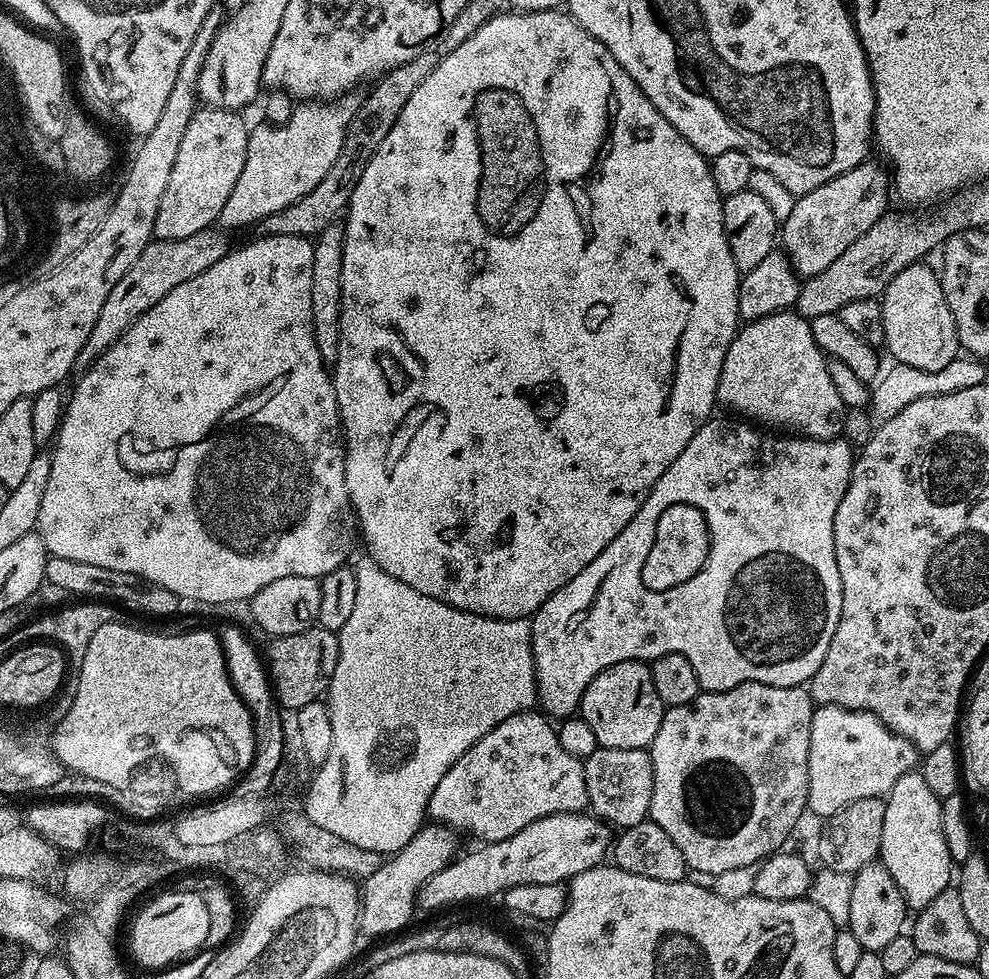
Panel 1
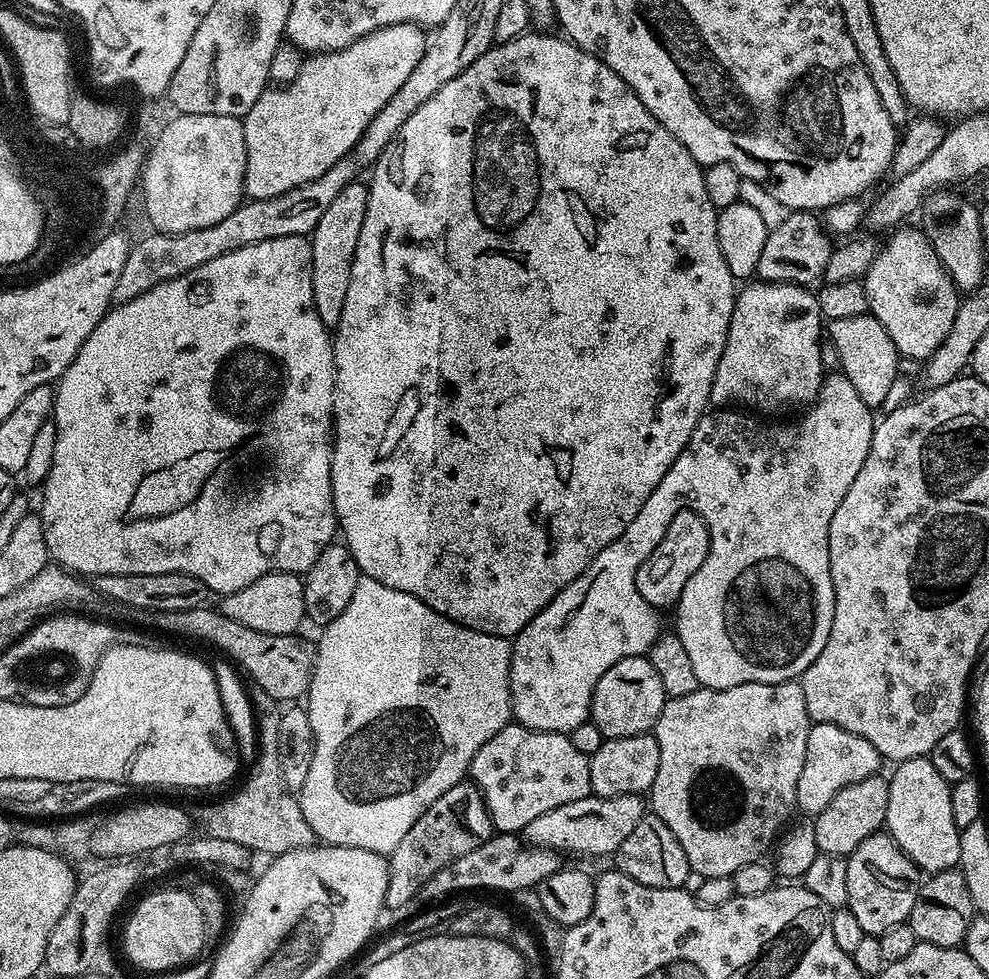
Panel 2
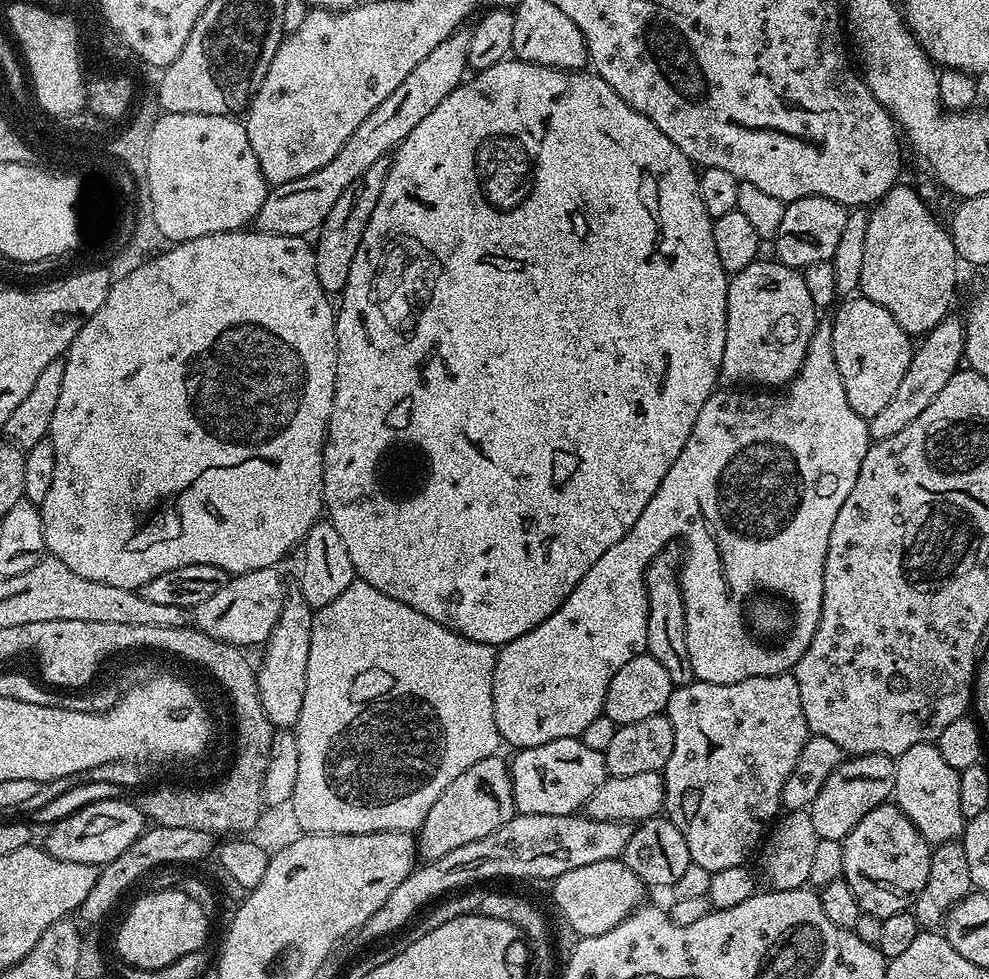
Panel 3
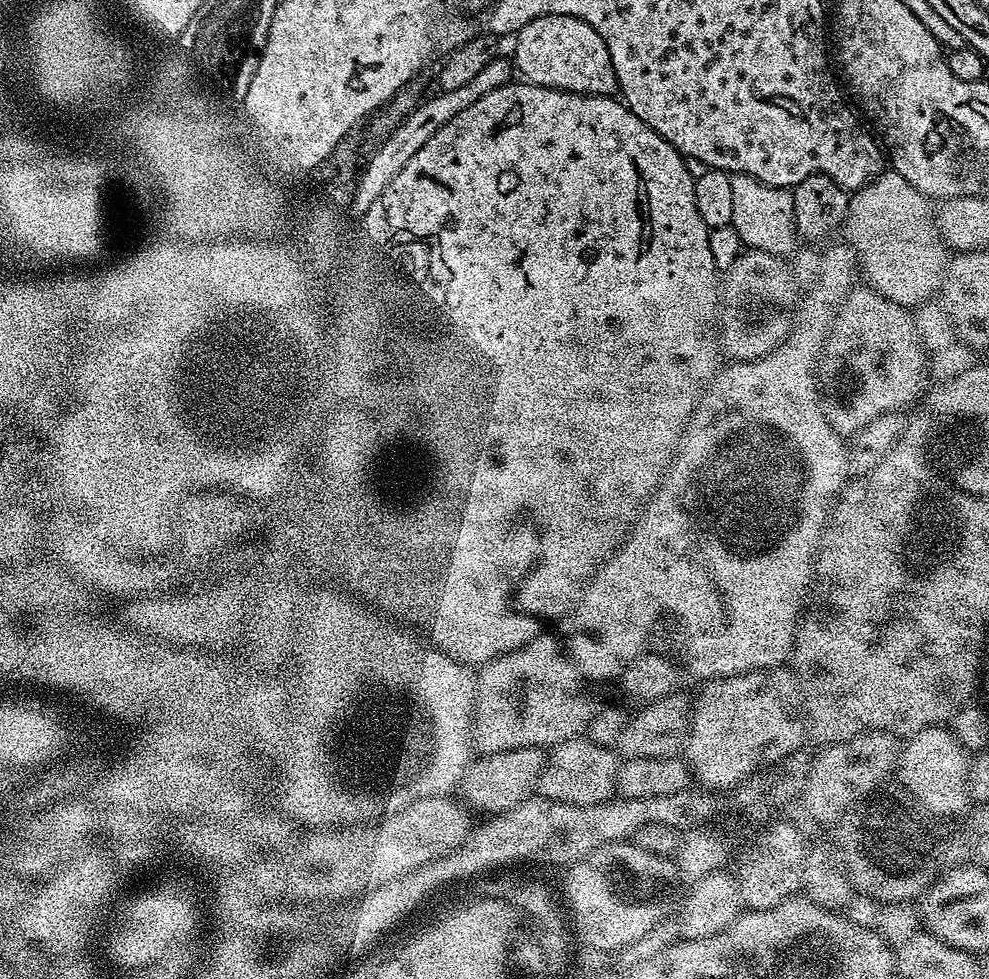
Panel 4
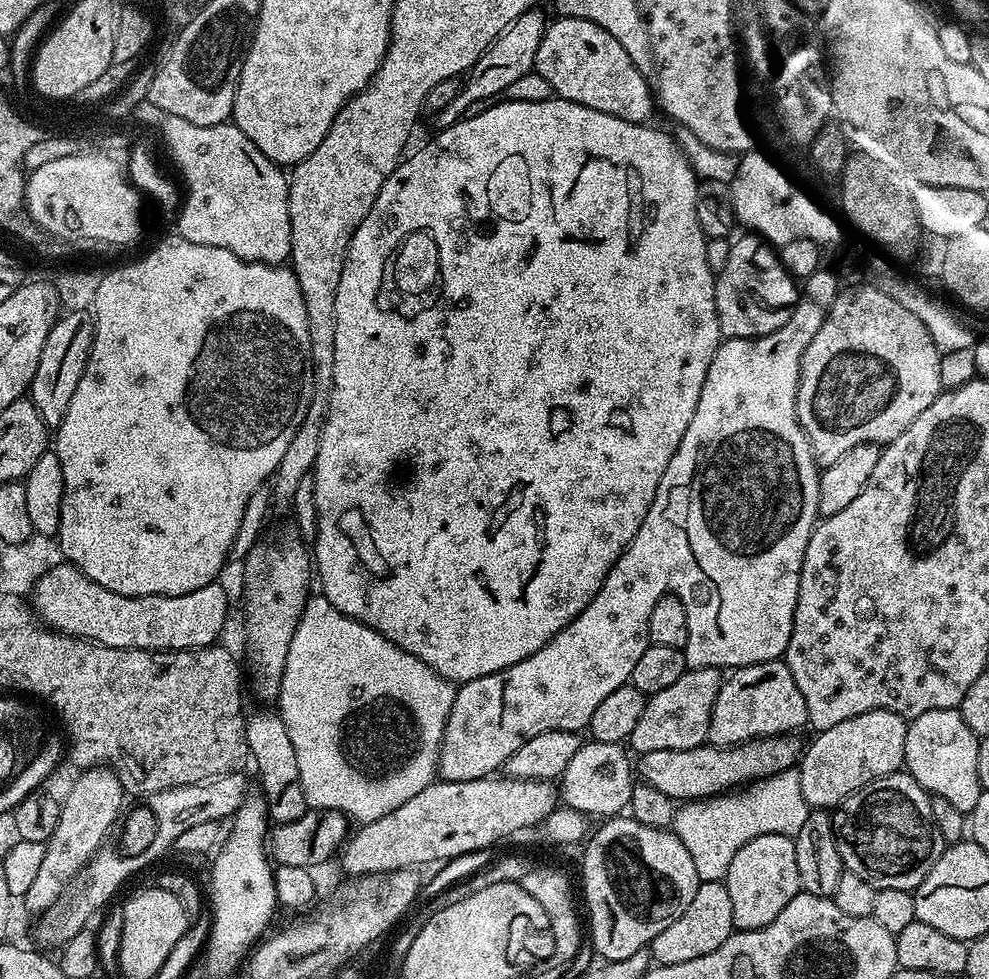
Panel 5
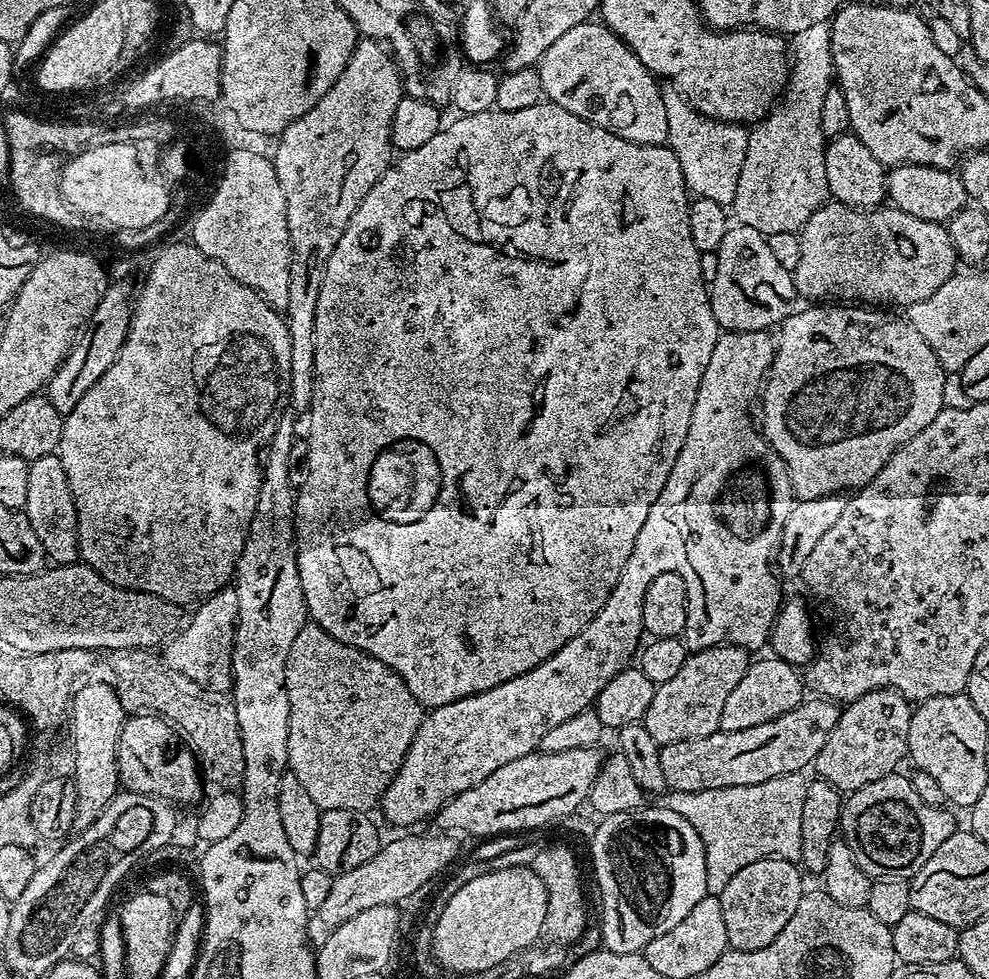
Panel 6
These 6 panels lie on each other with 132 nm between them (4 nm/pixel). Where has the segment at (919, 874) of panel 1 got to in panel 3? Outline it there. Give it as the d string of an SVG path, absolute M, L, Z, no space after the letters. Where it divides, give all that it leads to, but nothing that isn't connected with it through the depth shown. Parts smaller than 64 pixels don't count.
M929 742L910 746L901 756L895 757L896 761L896 791L894 793L894 803L900 807L902 814L914 822L918 834L928 840L929 845L935 846L947 840L960 840L964 835L964 825L966 823L962 814L962 793L958 790L960 774L954 770L954 766L949 766L942 754L938 754L935 743Z

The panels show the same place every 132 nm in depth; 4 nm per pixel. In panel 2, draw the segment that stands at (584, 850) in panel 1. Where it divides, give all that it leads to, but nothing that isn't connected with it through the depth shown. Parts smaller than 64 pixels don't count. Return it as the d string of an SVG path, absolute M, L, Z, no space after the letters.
M594 796L578 798L578 802L566 802L555 810L534 818L522 833L523 839L534 848L549 848L572 856L611 857L626 842L626 837L638 827L646 815L646 804L640 796Z

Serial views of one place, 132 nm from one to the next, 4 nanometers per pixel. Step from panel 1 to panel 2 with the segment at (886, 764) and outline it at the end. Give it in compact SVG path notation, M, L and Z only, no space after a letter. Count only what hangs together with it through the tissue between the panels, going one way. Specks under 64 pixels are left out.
M813 723L806 738L806 762L802 762L802 774L798 778L797 809L804 814L826 810L838 790L846 790L846 786L854 786L854 782L862 782L862 778L877 775L880 764L882 757L866 738L850 734L850 730L842 730L842 726Z

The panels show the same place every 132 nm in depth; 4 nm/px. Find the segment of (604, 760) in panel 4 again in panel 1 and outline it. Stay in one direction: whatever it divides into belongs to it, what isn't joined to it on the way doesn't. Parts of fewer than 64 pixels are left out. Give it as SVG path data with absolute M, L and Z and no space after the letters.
M529 710L506 718L506 722L498 722L486 738L478 738L478 742L474 742L474 746L470 746L470 750L466 750L466 754L462 754L446 774L442 774L442 782L438 782L438 786L434 786L434 794L430 794L428 816L457 833L469 832L477 836L477 841L493 844L518 834L518 830L530 826L530 822L538 818L583 812L588 807L584 761L574 758L574 754L562 747L553 721L547 715Z

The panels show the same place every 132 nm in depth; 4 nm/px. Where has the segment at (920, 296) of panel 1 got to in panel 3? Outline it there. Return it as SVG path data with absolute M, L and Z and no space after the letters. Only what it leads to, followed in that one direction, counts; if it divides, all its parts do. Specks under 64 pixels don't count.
M904 182L897 183L877 200L871 211L868 212L866 226L866 242L862 249L862 278L859 291L870 302L878 302L878 306L886 306L890 314L894 314L894 322L902 326L909 337L923 337L938 322L942 322L953 311L952 303L956 300L956 264L958 257L954 250L952 233L936 221L931 212L929 201L920 197L915 187L907 188Z

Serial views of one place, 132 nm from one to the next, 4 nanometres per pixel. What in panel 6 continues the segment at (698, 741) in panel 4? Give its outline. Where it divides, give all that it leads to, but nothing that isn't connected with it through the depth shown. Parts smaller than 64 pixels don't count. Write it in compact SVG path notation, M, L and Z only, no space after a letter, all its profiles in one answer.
M779 658L771 659L753 659L749 663L746 674L742 674L742 682L738 682L738 686L734 686L734 691L726 697L720 731L750 730L750 726L762 726L762 722L770 722L794 710L794 706L798 706L805 699L806 684L801 673L800 676L796 673L799 672L797 665L788 664Z

